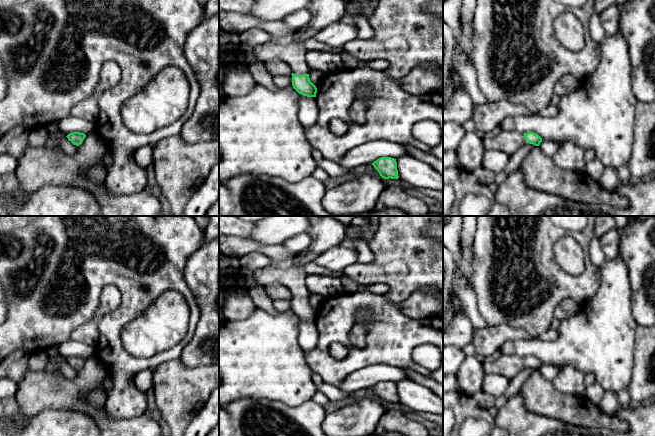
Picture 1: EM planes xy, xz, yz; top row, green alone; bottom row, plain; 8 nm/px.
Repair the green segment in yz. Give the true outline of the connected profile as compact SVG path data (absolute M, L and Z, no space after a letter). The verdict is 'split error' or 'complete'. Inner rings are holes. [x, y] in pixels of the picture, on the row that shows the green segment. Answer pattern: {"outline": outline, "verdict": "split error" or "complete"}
{"outline": "M499 130L495 136L486 135L483 142L487 150L499 150L510 156L526 143L539 146L542 138L534 132L522 134L517 130Z", "verdict": "split error"}

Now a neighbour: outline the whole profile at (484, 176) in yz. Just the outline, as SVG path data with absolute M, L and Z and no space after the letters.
M484 167L477 169L473 174L476 176L480 183L486 186L496 182L496 174Z

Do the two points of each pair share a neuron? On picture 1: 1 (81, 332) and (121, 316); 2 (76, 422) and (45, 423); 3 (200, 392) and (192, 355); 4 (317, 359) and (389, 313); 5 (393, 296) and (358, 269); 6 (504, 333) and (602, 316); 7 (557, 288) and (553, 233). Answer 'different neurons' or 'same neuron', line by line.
1: different neurons
2: same neuron
3: different neurons
4: same neuron
5: same neuron
6: different neurons
7: same neuron

